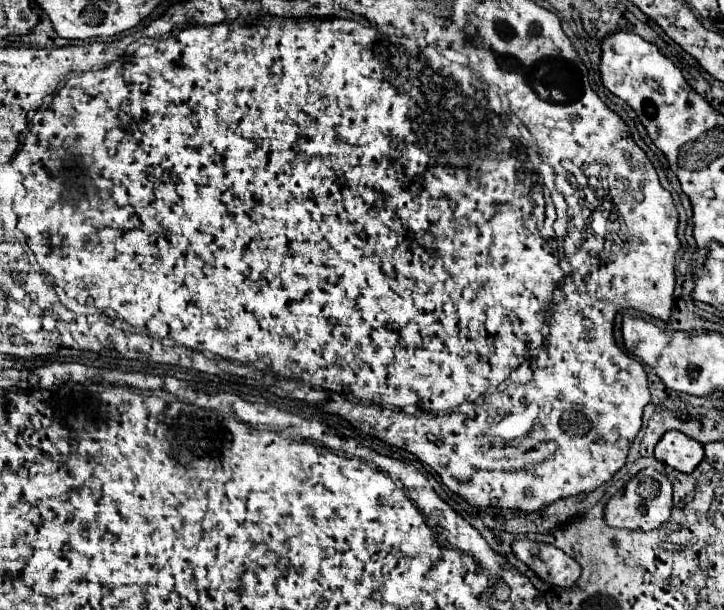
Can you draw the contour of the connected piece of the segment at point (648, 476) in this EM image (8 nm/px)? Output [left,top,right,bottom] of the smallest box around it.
[605,467,673,531]

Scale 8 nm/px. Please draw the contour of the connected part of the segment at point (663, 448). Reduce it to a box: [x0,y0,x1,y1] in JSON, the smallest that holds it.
[655,431,703,473]

